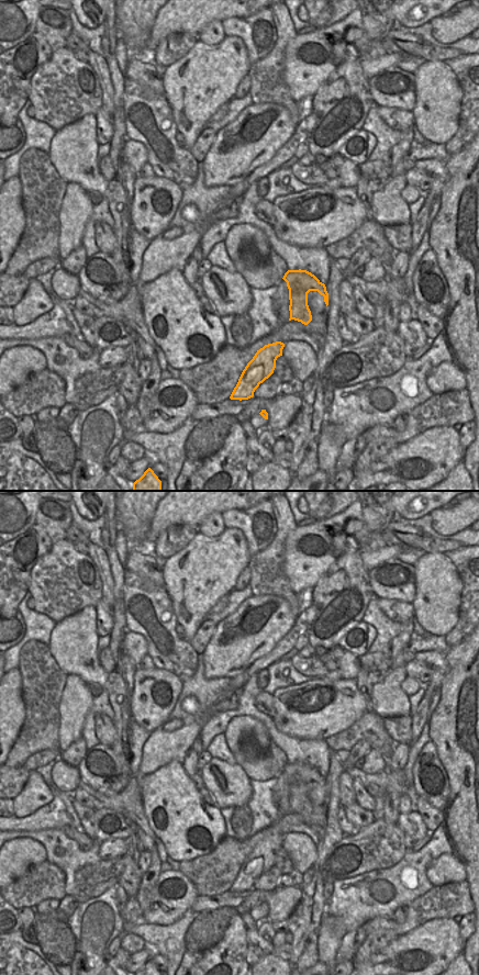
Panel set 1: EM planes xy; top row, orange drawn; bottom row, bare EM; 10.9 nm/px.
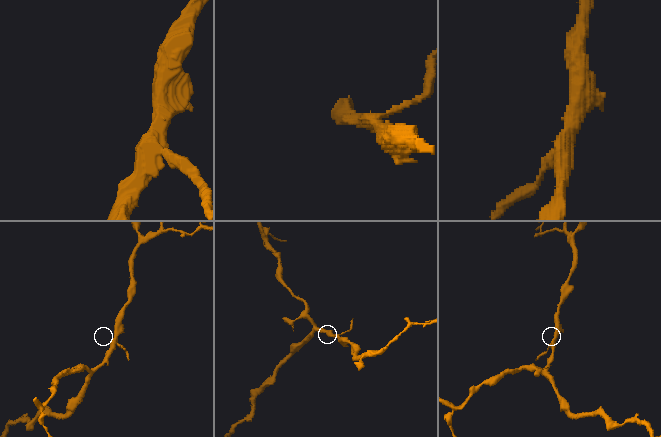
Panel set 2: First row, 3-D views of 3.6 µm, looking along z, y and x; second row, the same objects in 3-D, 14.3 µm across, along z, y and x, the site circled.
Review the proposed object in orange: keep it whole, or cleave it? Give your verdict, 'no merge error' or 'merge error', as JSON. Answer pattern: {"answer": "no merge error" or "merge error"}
{"answer": "no merge error"}

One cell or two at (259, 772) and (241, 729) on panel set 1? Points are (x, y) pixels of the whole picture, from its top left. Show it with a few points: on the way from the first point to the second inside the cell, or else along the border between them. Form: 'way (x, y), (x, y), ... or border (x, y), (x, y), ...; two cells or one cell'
way (248, 761), (236, 749), (236, 740); one cell

